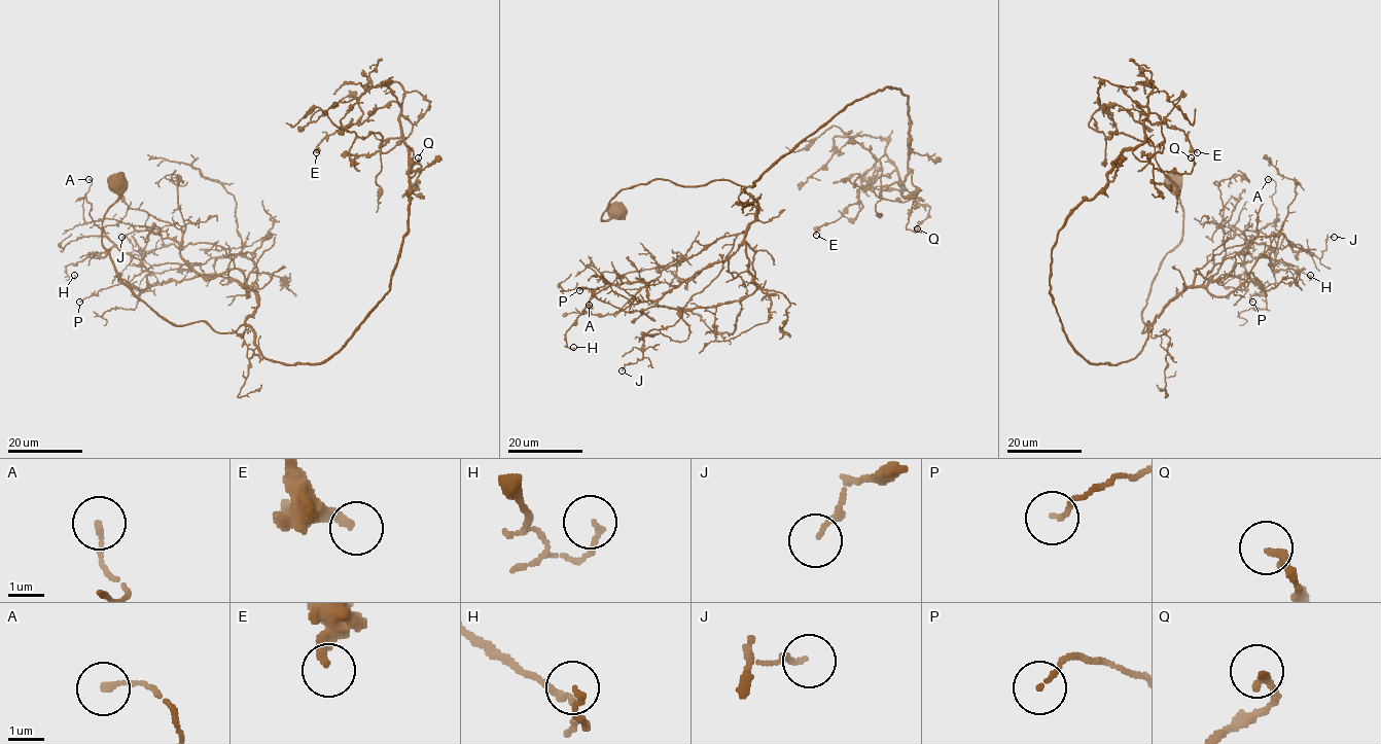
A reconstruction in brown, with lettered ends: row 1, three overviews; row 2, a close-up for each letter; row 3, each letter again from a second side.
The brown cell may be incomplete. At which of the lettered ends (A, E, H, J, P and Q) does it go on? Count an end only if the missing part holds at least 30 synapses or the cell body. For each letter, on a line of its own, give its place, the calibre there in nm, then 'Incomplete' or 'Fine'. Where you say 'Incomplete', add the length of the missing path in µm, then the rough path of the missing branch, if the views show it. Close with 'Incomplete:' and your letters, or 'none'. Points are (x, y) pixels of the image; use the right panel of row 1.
A: Place: (1268, 179). Thickness 140 nm. Fine
E: Place: (1197, 152). Thickness 240 nm. Fine
H: Place: (1310, 275). Thickness 130 nm. Fine
J: Place: (1334, 237). Thickness 140 nm. Fine
P: Place: (1252, 302). Thickness 110 nm. Fine
Q: Place: (1191, 157). Thickness 240 nm. Fine
Incomplete: none

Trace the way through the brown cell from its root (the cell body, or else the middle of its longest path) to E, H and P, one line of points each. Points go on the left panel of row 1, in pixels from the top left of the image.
E: (118, 183), (102, 245), (140, 298), (322, 363), (388, 291), (408, 231), (399, 105), (316, 152)
H: (118, 183), (102, 245), (140, 298), (218, 332), (257, 306), (219, 275), (148, 285), (115, 246), (74, 275)
P: (118, 183), (102, 245), (140, 298), (218, 332), (257, 306), (239, 254), (79, 302)

